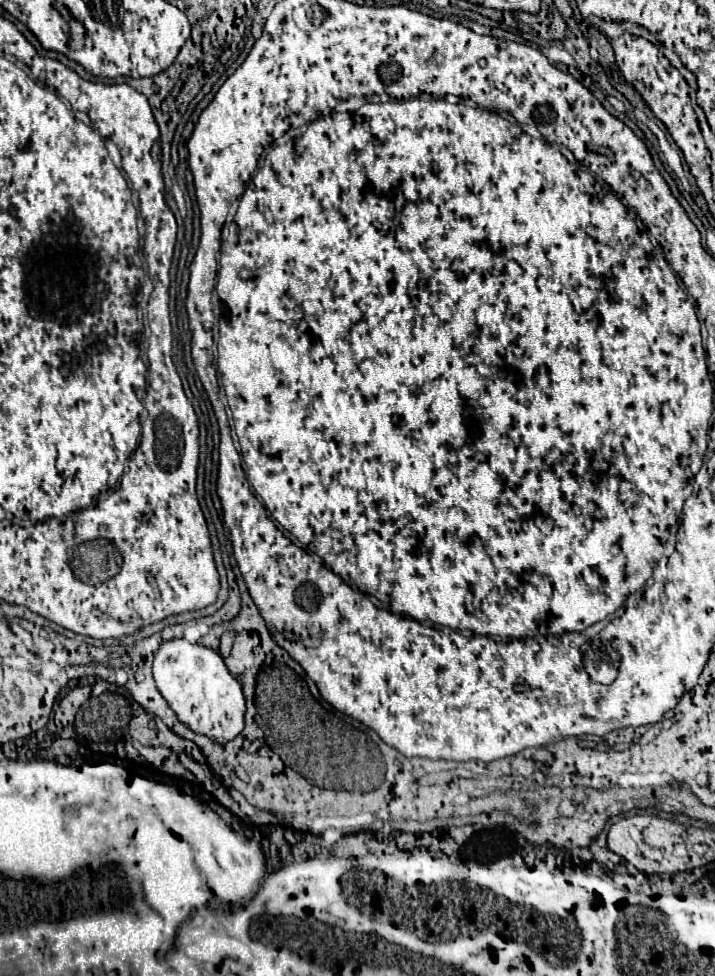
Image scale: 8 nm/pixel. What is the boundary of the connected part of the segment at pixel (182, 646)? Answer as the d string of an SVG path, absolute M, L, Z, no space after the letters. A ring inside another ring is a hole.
M171 639L157 651L153 675L157 689L167 699L179 721L183 721L195 733L203 733L215 741L231 741L243 731L243 685L233 673L229 673L215 649L189 643L185 639Z

